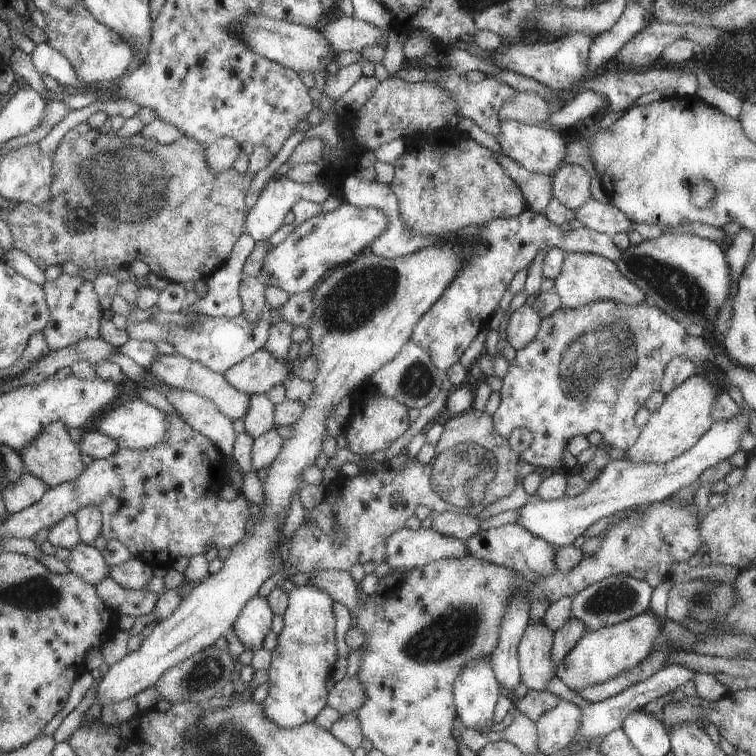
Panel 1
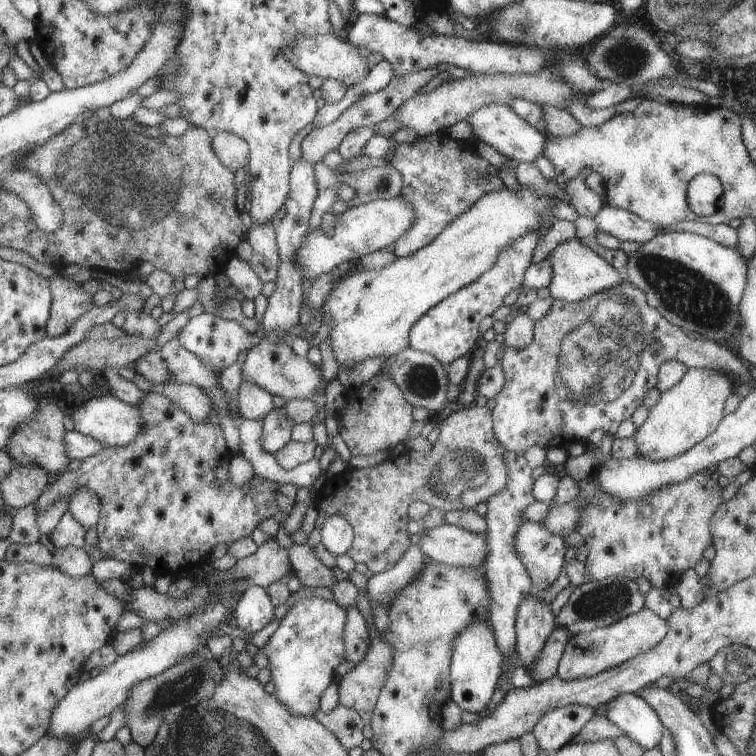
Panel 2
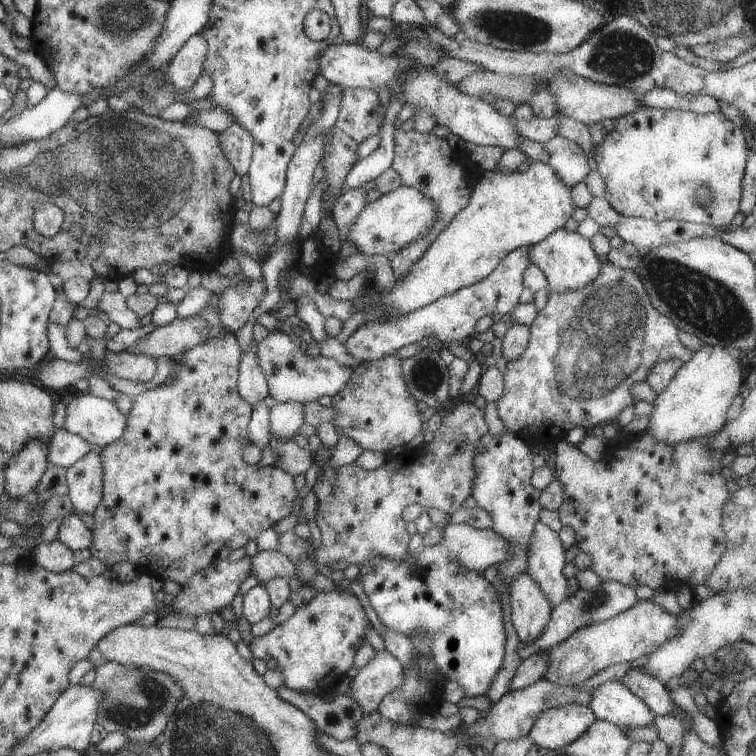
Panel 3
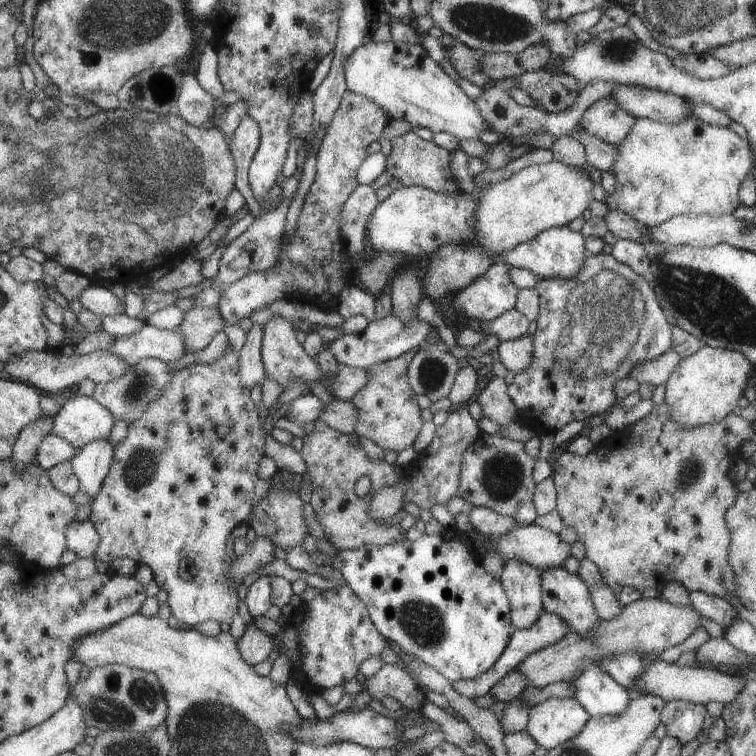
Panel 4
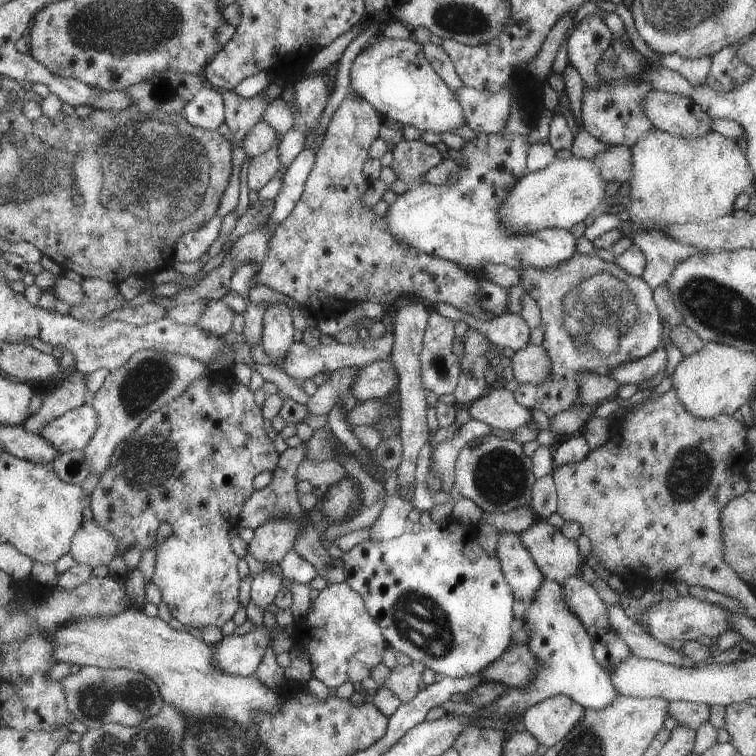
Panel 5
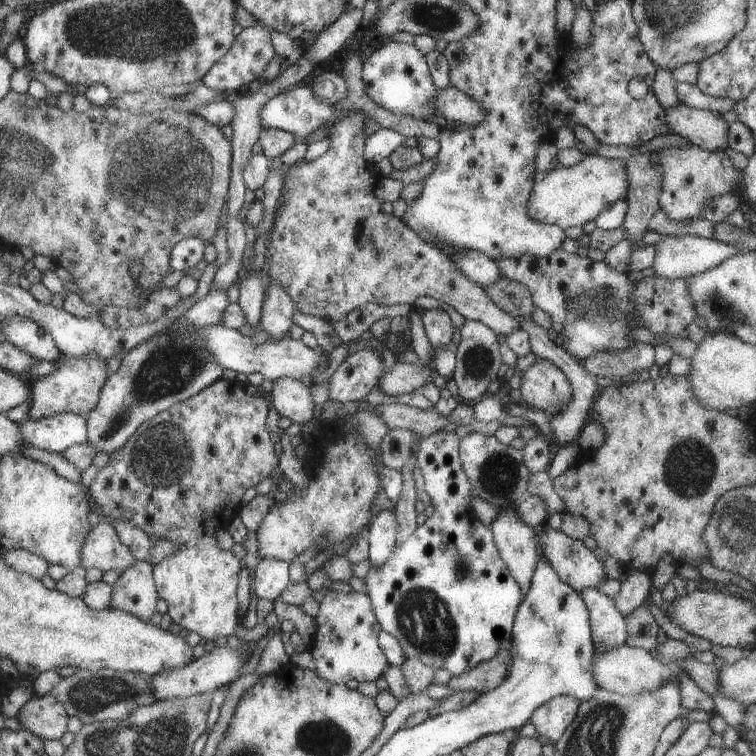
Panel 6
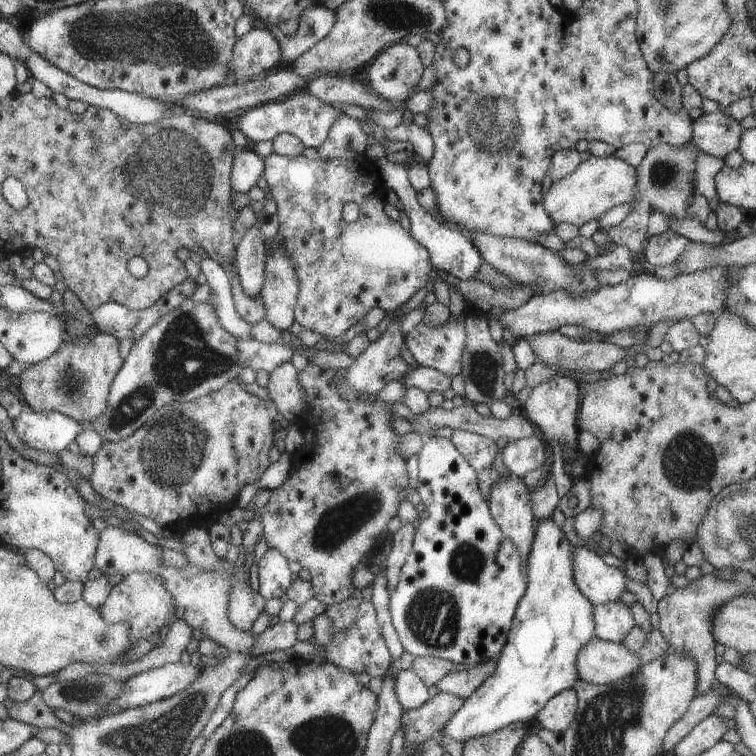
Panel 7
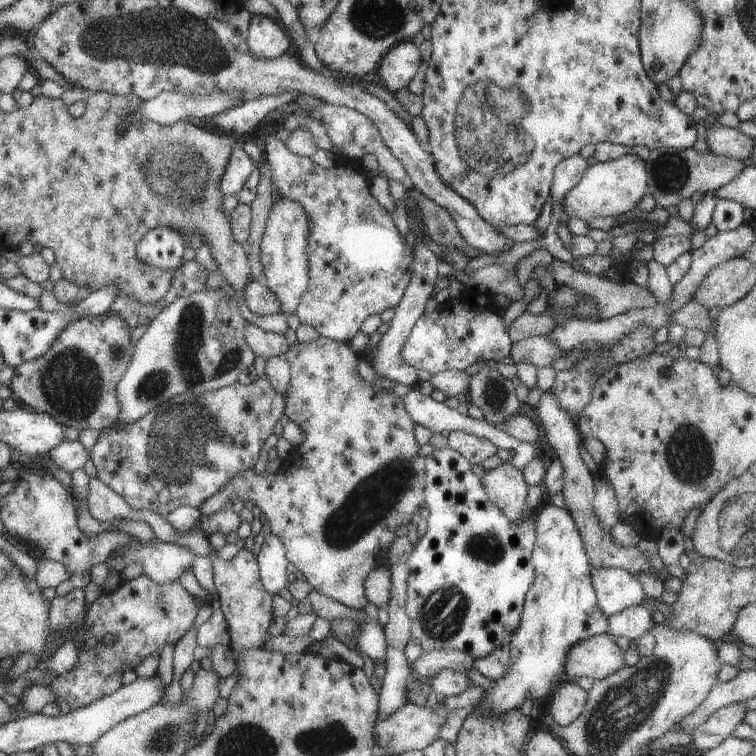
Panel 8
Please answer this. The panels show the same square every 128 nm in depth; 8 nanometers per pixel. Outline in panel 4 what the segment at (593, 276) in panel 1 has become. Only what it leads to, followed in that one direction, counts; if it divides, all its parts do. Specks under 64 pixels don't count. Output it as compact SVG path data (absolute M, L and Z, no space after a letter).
M568 226L553 227L541 231L528 241L520 242L503 252L492 256L495 263L505 263L510 267L519 267L533 271L539 279L544 278L571 278L578 273L586 254L584 249L584 235L572 231Z

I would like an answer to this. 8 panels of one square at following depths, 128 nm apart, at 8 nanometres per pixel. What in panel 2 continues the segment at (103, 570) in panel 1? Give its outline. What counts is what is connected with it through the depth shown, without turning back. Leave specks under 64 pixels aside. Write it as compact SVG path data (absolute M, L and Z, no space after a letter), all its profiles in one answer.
M85 547L56 548L51 555L51 565L71 578L90 574L92 562Z

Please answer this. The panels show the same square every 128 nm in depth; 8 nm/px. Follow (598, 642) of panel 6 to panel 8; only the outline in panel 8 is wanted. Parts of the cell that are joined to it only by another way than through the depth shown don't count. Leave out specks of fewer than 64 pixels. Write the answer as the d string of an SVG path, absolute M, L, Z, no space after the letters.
M641 604L626 608L614 615L608 615L608 630L605 634L621 636L632 642L643 637L654 628L651 613Z

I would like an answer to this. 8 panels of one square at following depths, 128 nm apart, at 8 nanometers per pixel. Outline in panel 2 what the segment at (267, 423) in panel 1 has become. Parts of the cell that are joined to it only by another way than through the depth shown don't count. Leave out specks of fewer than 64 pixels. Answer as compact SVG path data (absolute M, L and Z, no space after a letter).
M242 380L237 392L238 414L241 419L261 419L273 409L271 395L260 386Z

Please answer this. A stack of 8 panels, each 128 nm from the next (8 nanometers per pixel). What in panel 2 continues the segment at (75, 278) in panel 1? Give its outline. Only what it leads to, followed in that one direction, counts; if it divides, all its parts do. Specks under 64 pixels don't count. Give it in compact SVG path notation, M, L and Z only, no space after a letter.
M58 274L51 277L52 310L49 313L47 332L49 338L66 333L66 330L92 306L92 296L80 284L67 281Z

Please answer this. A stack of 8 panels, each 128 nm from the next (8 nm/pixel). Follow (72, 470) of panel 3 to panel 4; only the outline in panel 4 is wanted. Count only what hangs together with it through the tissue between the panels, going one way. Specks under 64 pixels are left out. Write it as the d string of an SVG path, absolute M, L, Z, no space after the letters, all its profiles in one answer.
M107 439L88 442L78 449L70 458L78 488L94 497L110 469L113 454L114 448Z

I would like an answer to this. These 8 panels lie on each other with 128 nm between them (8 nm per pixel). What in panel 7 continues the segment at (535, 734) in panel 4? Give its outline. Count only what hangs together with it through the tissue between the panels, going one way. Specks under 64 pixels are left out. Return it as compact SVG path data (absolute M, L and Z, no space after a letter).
M571 689L562 690L555 694L545 704L544 708L536 714L536 720L545 728L551 730L555 735L563 733L576 716L577 694Z

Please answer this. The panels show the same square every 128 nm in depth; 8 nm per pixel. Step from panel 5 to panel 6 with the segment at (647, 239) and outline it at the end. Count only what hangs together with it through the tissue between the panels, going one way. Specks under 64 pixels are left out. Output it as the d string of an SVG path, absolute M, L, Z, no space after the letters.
M667 235L654 246L654 259L652 262L655 275L653 277L663 277L667 280L685 279L697 273L709 270L720 265L725 259L745 250L739 250L733 245L714 241L693 235L673 236Z

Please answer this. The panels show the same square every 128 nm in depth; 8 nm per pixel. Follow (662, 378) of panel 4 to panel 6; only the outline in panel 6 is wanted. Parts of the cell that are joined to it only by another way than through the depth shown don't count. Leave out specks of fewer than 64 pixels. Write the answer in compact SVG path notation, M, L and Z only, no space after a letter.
M633 343L614 351L597 351L577 362L588 372L601 378L620 382L629 372L641 372L653 364L653 347L646 343Z

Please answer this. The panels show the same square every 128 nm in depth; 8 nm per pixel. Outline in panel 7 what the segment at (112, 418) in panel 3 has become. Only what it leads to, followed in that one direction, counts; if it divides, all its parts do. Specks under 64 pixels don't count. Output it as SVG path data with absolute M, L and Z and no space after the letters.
M24 404L19 415L12 419L12 425L14 433L22 443L25 443L25 446L41 452L54 453L55 455L65 449L66 446L82 432L84 427L84 424L75 422L72 418L66 417L57 411L43 411L38 413L27 404Z

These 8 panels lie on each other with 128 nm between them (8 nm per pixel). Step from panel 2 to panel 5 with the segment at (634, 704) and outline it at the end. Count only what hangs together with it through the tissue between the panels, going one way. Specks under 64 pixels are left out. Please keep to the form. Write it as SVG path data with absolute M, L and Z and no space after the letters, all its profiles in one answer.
M547 579L542 582L536 597L523 614L521 625L529 632L526 646L533 650L533 656L539 662L535 678L523 688L515 686L505 690L497 698L497 702L491 702L491 706L485 707L487 716L483 716L483 720L487 718L493 722L513 722L513 714L525 711L529 706L556 695L565 696L572 702L579 703L584 710L601 710L618 695L617 690L611 685L611 678L595 660L592 640L585 627L571 610L567 610L559 583Z

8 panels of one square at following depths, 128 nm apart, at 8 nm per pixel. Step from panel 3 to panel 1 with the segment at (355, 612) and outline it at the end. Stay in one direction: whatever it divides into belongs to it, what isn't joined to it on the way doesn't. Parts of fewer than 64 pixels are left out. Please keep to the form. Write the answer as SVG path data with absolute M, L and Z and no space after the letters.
M297 585L288 592L285 610L282 612L283 627L276 636L276 645L270 652L267 673L268 691L261 700L265 716L278 727L295 728L313 721L326 705L325 680L329 666L335 662L335 616L329 594L313 585Z

